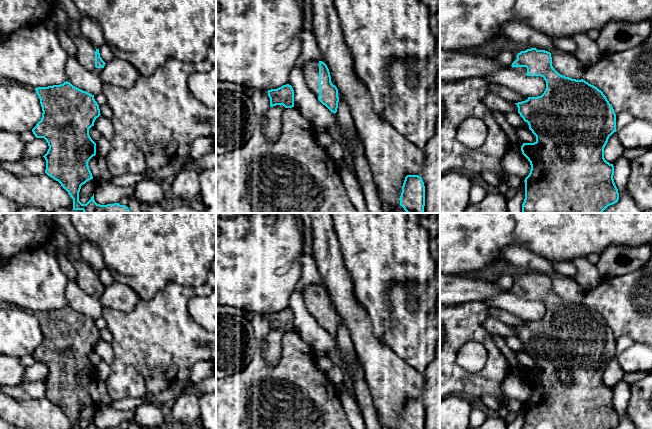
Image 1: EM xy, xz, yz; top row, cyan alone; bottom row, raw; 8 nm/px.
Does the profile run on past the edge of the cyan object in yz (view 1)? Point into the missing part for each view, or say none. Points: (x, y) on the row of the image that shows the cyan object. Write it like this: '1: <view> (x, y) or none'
1: yz (516, 49)

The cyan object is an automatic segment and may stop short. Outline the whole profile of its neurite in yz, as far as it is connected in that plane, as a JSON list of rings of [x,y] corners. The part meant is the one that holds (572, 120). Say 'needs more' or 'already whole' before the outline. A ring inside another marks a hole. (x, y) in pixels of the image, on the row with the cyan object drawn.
needs more; [[[510,44],[515,54],[512,67],[519,73],[527,76],[541,76],[546,81],[546,89],[541,96],[528,97],[527,100],[515,103],[518,107],[518,113],[525,122],[528,123],[529,129],[536,136],[534,143],[523,143],[521,146],[522,154],[528,159],[531,165],[529,175],[525,178],[525,199],[522,204],[522,213],[602,213],[608,206],[613,205],[619,200],[618,189],[614,183],[614,166],[604,158],[604,148],[609,137],[616,132],[616,114],[612,105],[606,96],[597,87],[589,84],[585,80],[576,80],[559,74],[552,66],[551,53],[536,48],[523,48]]]

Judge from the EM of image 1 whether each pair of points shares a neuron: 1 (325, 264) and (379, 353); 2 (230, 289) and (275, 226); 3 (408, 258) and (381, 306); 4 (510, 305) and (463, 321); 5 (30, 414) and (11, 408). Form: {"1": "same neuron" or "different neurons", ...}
{"1": "same neuron", "2": "same neuron", "3": "same neuron", "4": "different neurons", "5": "same neuron"}

